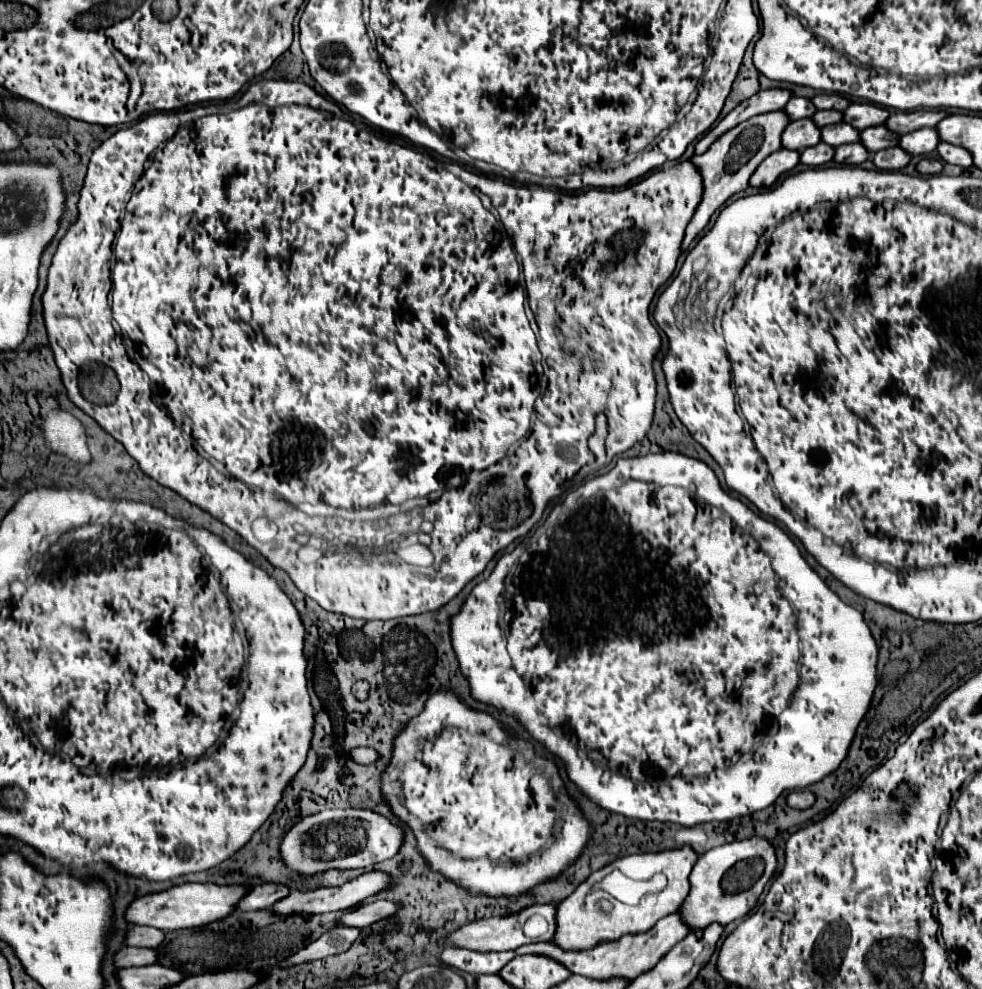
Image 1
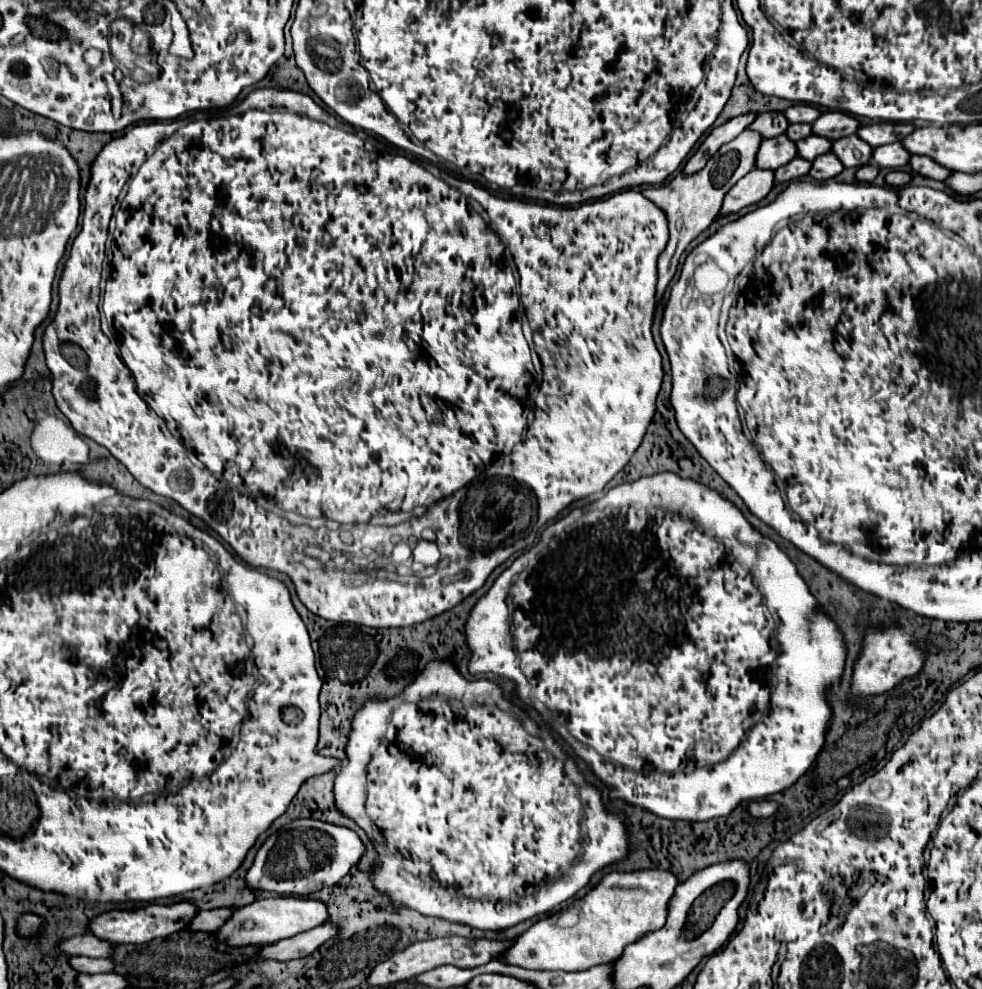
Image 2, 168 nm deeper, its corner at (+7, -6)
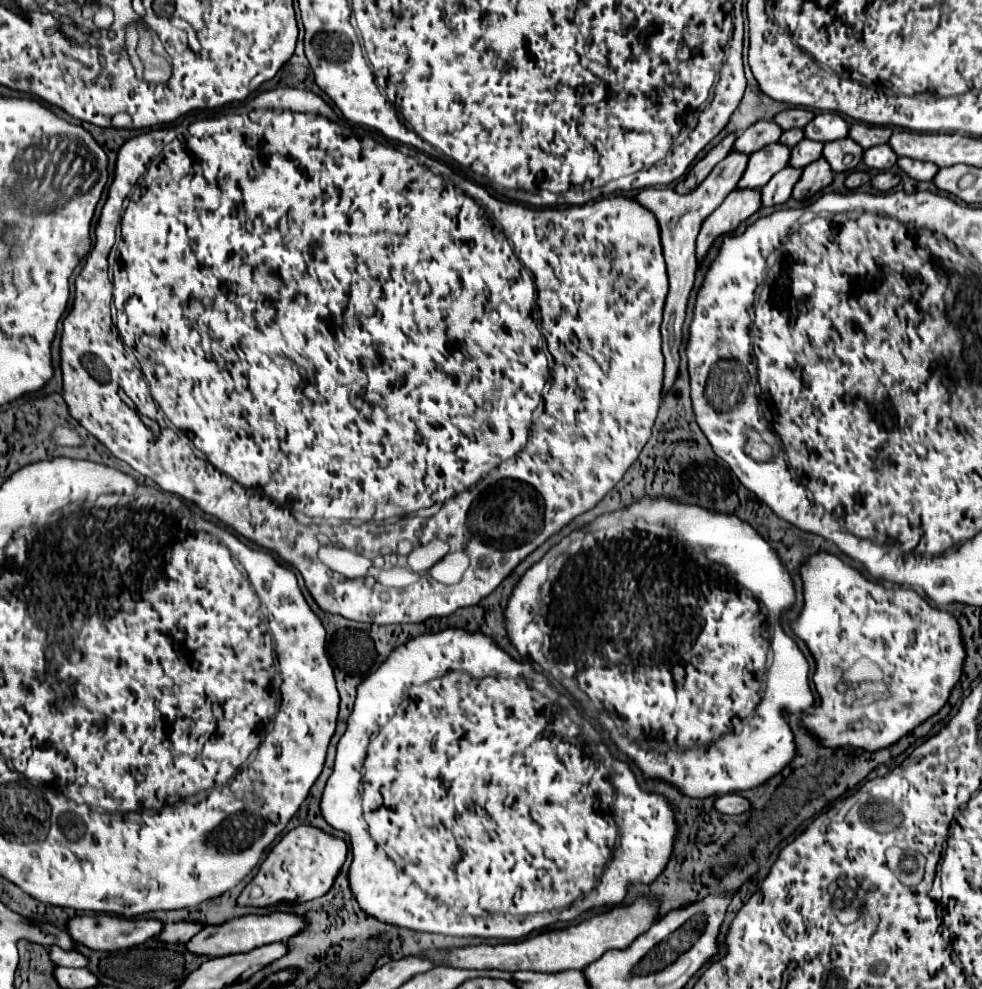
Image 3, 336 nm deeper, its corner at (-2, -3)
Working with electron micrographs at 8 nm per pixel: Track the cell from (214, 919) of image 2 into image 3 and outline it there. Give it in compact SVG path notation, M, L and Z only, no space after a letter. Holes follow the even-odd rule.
M179 921L179 923L169 923L163 927L163 931L159 935L155 935L157 941L161 943L187 943L203 925L201 923L191 923L191 921Z

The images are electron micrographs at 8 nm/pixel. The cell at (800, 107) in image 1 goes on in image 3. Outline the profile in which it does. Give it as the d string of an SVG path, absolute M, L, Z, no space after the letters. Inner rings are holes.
M757 121L735 139L735 145L731 151L751 155L763 149L763 145L777 143L779 137L781 137L781 127L775 127L775 121Z

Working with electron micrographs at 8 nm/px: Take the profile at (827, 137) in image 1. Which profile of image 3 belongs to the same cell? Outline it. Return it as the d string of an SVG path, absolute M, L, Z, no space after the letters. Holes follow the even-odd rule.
M809 139L799 141L799 143L791 149L789 167L795 167L795 169L803 169L803 167L807 167L809 163L821 159L821 149L823 149L823 143L809 141Z

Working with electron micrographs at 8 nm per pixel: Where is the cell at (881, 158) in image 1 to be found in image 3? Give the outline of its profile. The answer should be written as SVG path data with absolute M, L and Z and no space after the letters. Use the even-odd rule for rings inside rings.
M853 171L853 173L849 173L847 175L847 179L845 179L845 187L849 189L849 191L853 191L853 189L857 189L859 185L863 185L863 183L867 183L871 177L867 175L867 173L861 173L861 171Z

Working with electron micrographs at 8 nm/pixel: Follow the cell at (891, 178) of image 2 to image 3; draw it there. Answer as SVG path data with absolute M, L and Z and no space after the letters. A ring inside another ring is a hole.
M879 173L871 179L871 185L877 191L891 191L897 183L899 183L899 177L893 175L893 173Z

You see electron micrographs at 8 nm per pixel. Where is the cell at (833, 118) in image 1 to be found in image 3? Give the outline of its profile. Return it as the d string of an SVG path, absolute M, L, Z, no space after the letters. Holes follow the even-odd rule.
M789 129L789 131L785 131L785 133L781 135L779 143L787 145L787 147L793 147L793 145L797 145L801 139L803 139L803 131L801 131L801 129Z

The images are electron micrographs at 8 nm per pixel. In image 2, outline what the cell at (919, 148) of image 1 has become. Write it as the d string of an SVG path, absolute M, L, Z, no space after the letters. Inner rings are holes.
M892 142L892 144L876 148L872 162L876 162L882 168L904 168L908 166L910 156L912 154L900 142Z

